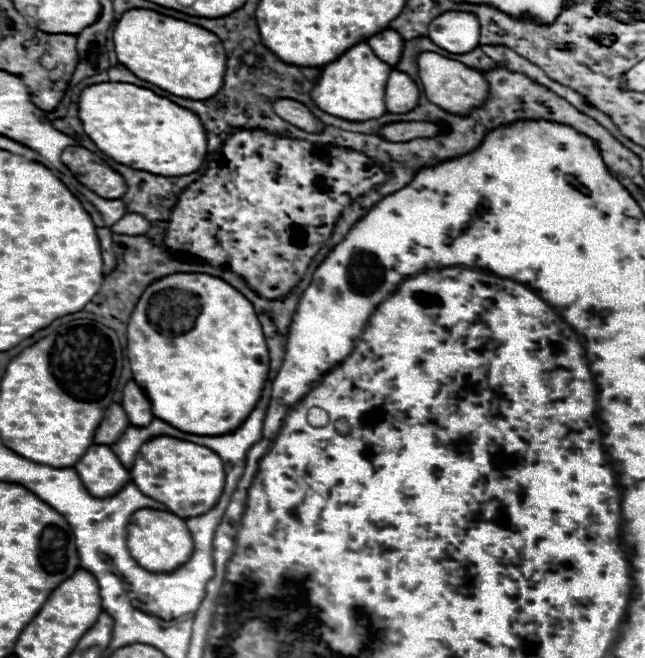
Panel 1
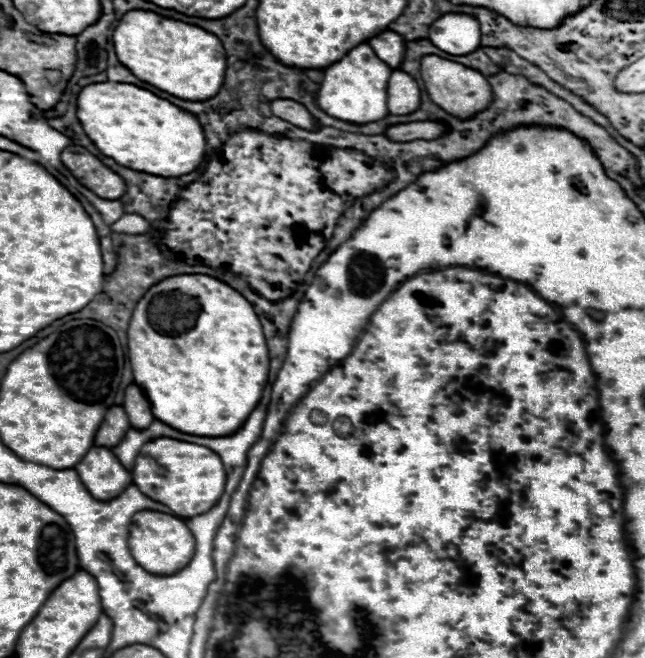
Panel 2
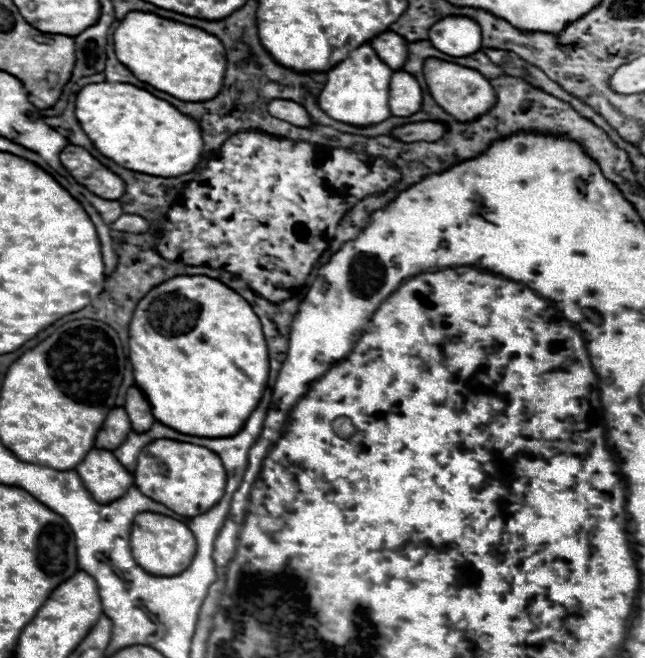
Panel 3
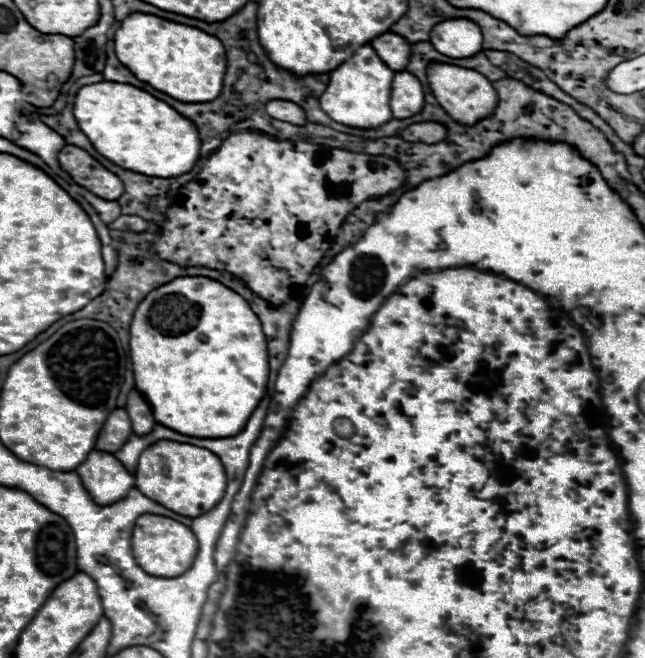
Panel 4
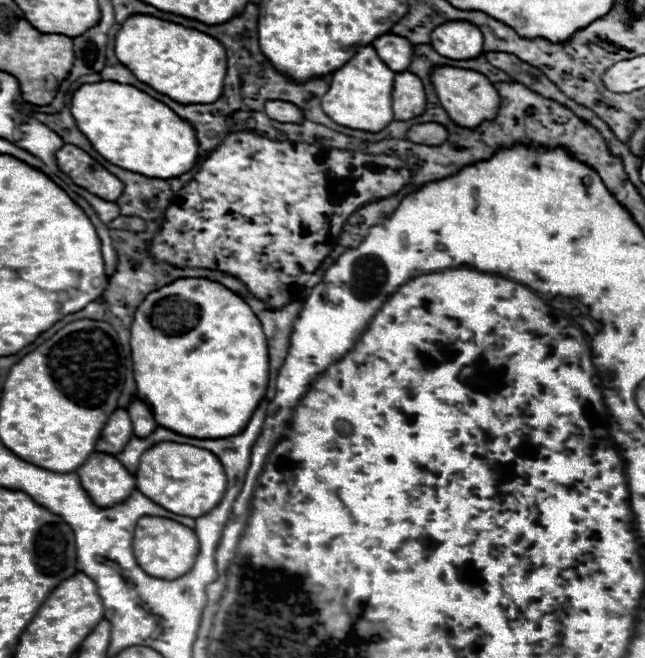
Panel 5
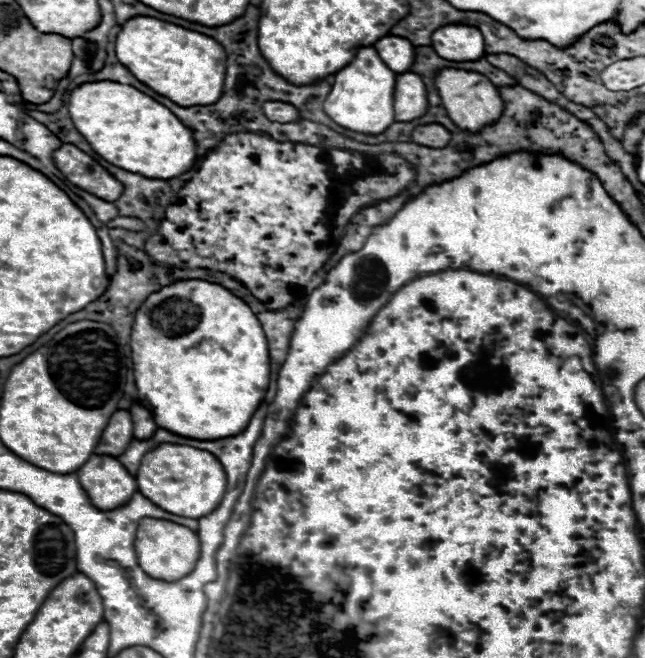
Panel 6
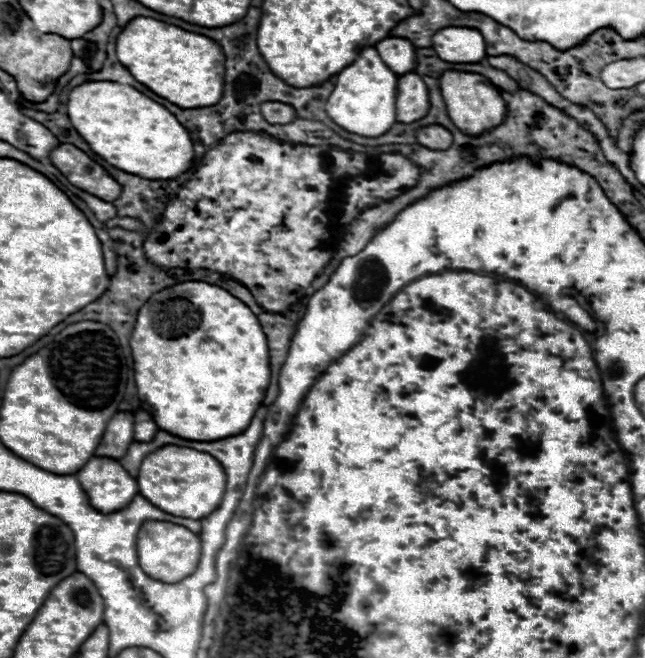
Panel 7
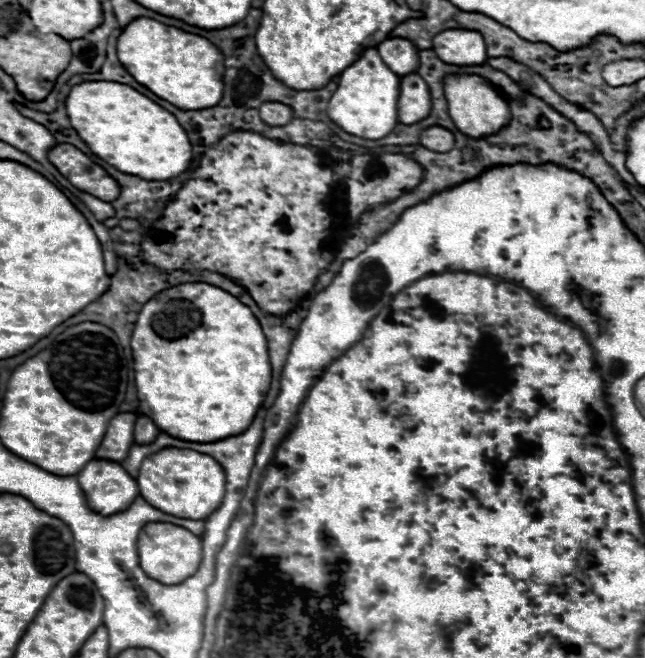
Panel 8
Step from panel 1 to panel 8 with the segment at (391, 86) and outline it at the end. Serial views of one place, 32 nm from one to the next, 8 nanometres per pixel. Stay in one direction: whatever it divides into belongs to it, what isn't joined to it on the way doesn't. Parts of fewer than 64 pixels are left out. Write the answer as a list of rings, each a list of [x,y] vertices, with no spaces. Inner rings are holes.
[[[408,74],[400,78],[400,96],[398,96],[398,122],[414,124],[428,116],[432,100],[428,94],[426,82],[418,74]]]

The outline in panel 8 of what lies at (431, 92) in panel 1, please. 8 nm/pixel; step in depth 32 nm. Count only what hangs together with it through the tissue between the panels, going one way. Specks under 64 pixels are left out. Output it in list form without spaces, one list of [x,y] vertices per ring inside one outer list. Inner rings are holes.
[[[446,74],[444,78],[444,96],[448,102],[448,114],[456,128],[470,138],[480,138],[484,134],[494,134],[508,122],[508,102],[486,78],[476,74]]]

